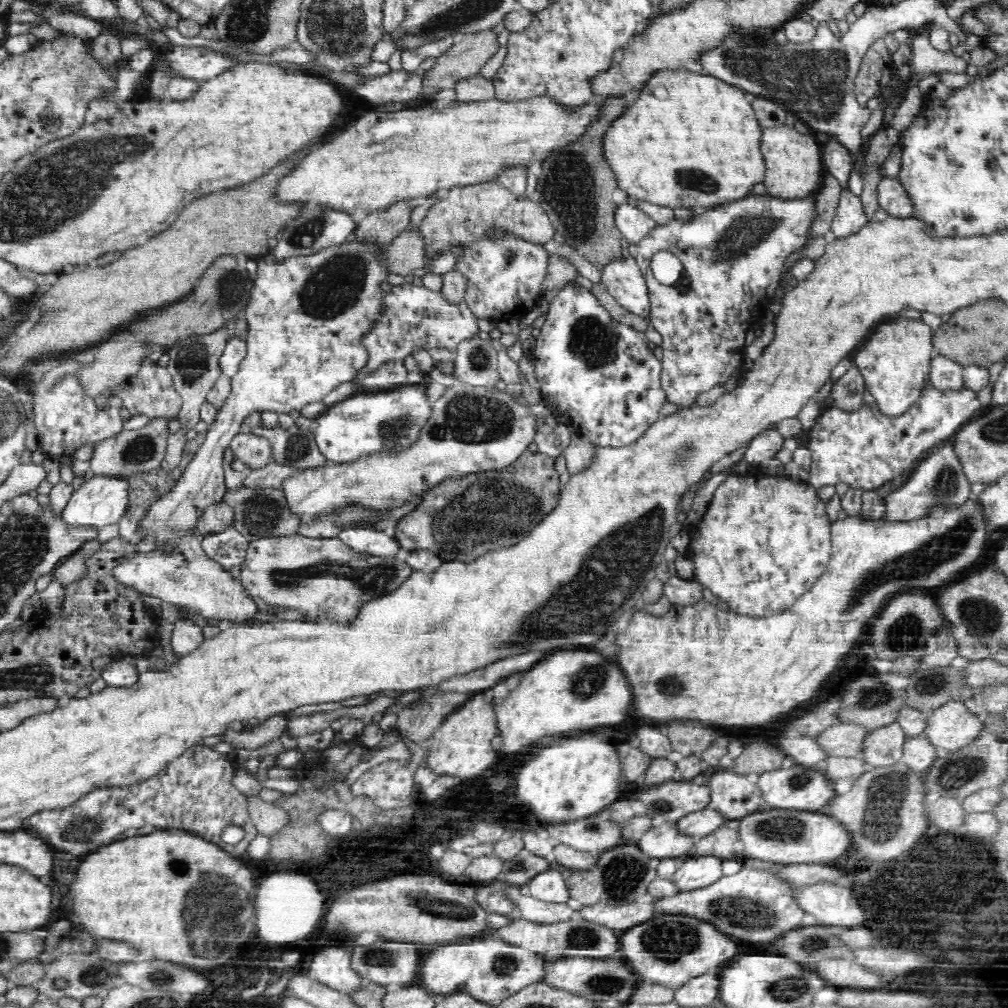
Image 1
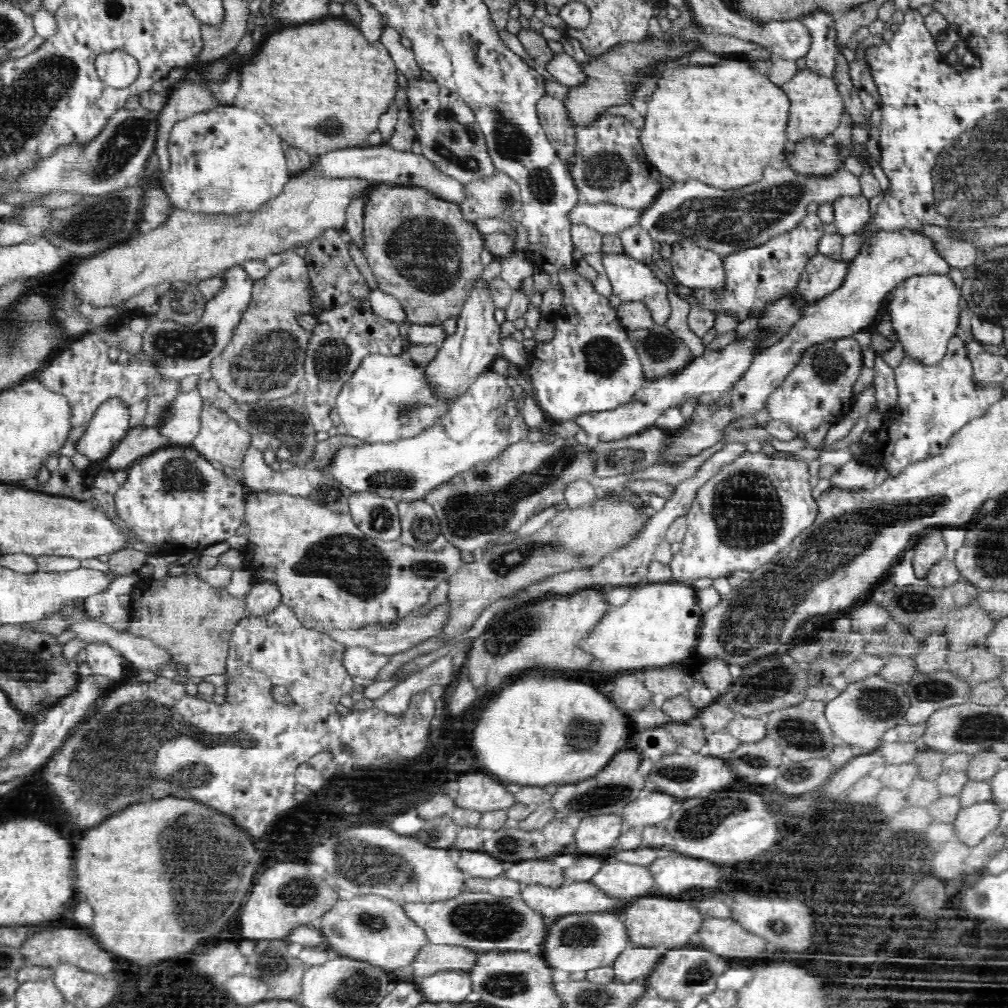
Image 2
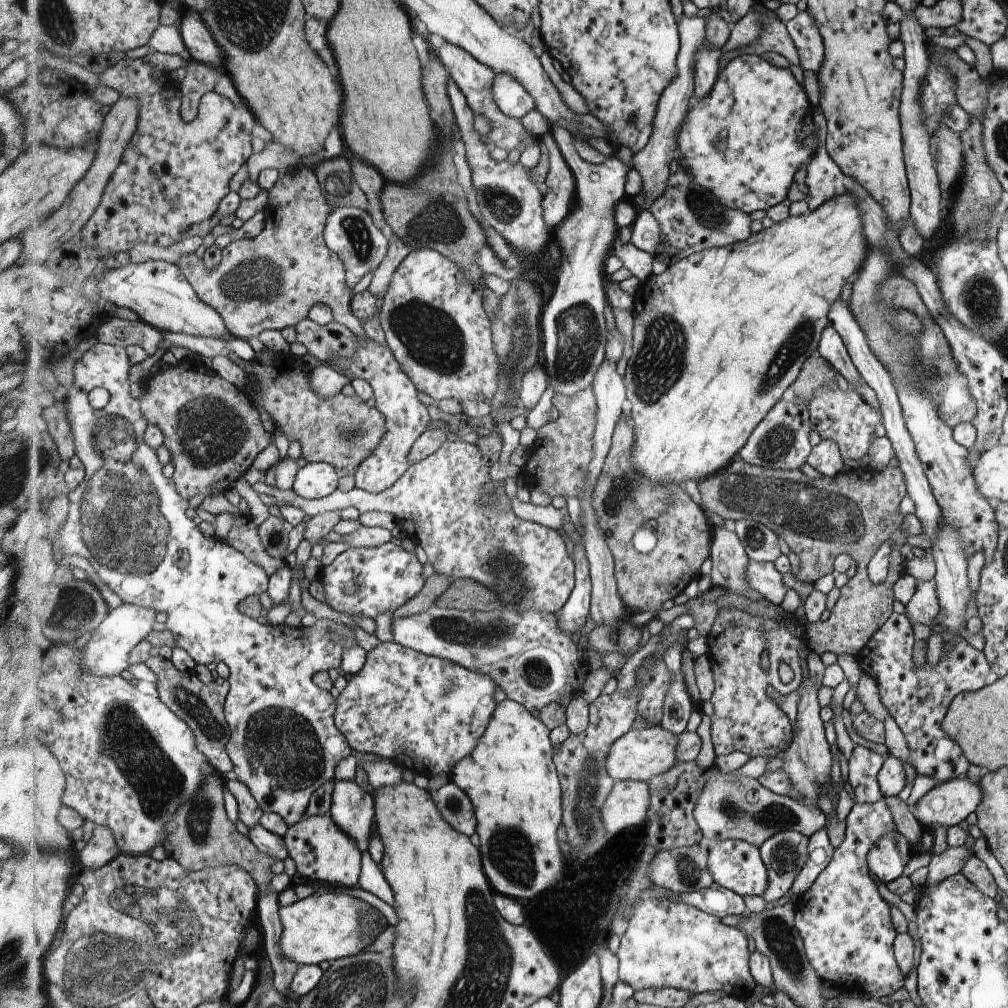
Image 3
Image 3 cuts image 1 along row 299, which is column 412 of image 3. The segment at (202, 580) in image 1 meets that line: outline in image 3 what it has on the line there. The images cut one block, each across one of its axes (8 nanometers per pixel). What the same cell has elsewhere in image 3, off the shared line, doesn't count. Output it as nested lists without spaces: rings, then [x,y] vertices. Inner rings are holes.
[[[429,247],[412,250],[409,256],[405,257],[397,272],[395,272],[393,280],[389,284],[389,290],[387,290],[387,294],[383,297],[380,312],[381,324],[386,332],[387,345],[393,350],[397,362],[400,362],[403,370],[409,375],[409,378],[412,378],[413,382],[416,383],[418,391],[429,395],[435,402],[447,400],[447,398],[455,398],[462,406],[462,413],[475,418],[485,418],[485,416],[492,414],[493,400],[497,396],[497,390],[500,389],[501,358],[497,354],[496,340],[493,338],[492,319],[488,315],[488,311],[483,303],[484,291],[481,286],[477,286],[476,284],[461,282],[459,276],[460,266],[457,266],[457,263],[453,262],[453,259],[441,254],[441,251]]]

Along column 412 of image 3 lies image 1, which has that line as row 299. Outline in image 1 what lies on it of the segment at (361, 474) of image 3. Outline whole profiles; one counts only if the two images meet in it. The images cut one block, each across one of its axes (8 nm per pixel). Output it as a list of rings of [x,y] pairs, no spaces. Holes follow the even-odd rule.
[[[404,282],[384,292],[379,300],[379,315],[374,324],[359,336],[359,344],[367,354],[366,362],[355,372],[351,382],[362,382],[374,370],[382,368],[390,359],[403,359],[414,349],[442,347],[455,352],[460,342],[476,338],[480,334],[477,314],[464,299],[448,301],[442,291],[435,292],[422,286]]]

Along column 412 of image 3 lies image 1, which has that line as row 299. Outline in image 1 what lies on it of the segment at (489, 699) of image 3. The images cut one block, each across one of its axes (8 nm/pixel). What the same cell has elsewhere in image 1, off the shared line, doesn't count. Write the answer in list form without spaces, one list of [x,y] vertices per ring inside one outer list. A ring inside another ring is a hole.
[[[751,193],[732,203],[724,203],[719,207],[710,208],[704,212],[704,214],[692,217],[689,221],[678,221],[674,219],[668,224],[658,225],[637,243],[638,254],[635,259],[643,272],[645,283],[647,284],[650,305],[649,318],[651,319],[652,327],[661,334],[661,339],[663,340],[660,344],[663,350],[661,362],[661,388],[664,389],[668,402],[678,404],[678,406],[689,407],[693,402],[696,402],[696,398],[698,398],[700,394],[704,394],[706,390],[711,390],[715,386],[722,386],[722,384],[724,385],[736,371],[736,368],[740,368],[742,360],[746,358],[744,346],[746,333],[750,328],[754,327],[756,320],[758,320],[767,311],[768,306],[770,306],[774,291],[779,286],[781,280],[780,275],[783,271],[786,258],[792,252],[800,250],[804,244],[810,241],[808,240],[808,236],[810,236],[810,228],[812,228],[814,220],[816,220],[816,193],[815,196],[813,193],[802,199],[782,199],[772,197],[768,194],[754,195]],[[662,251],[671,252],[680,259],[685,277],[683,283],[668,286],[656,280],[651,269],[652,258],[654,254]]]

